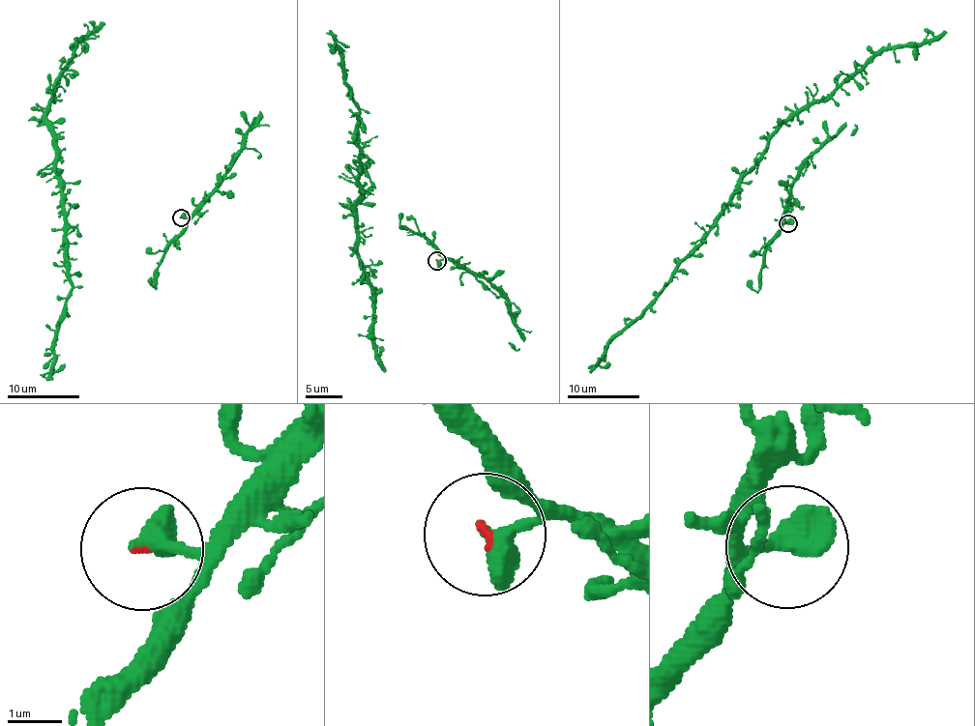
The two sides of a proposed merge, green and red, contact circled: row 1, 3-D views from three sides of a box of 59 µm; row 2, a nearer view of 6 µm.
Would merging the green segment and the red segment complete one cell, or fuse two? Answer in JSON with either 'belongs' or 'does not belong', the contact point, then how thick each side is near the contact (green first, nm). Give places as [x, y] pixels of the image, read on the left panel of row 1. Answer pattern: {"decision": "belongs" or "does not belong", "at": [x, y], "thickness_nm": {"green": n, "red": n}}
{"decision": "belongs", "at": [181, 217], "thickness_nm": {"green": 550, "red": 60}}

